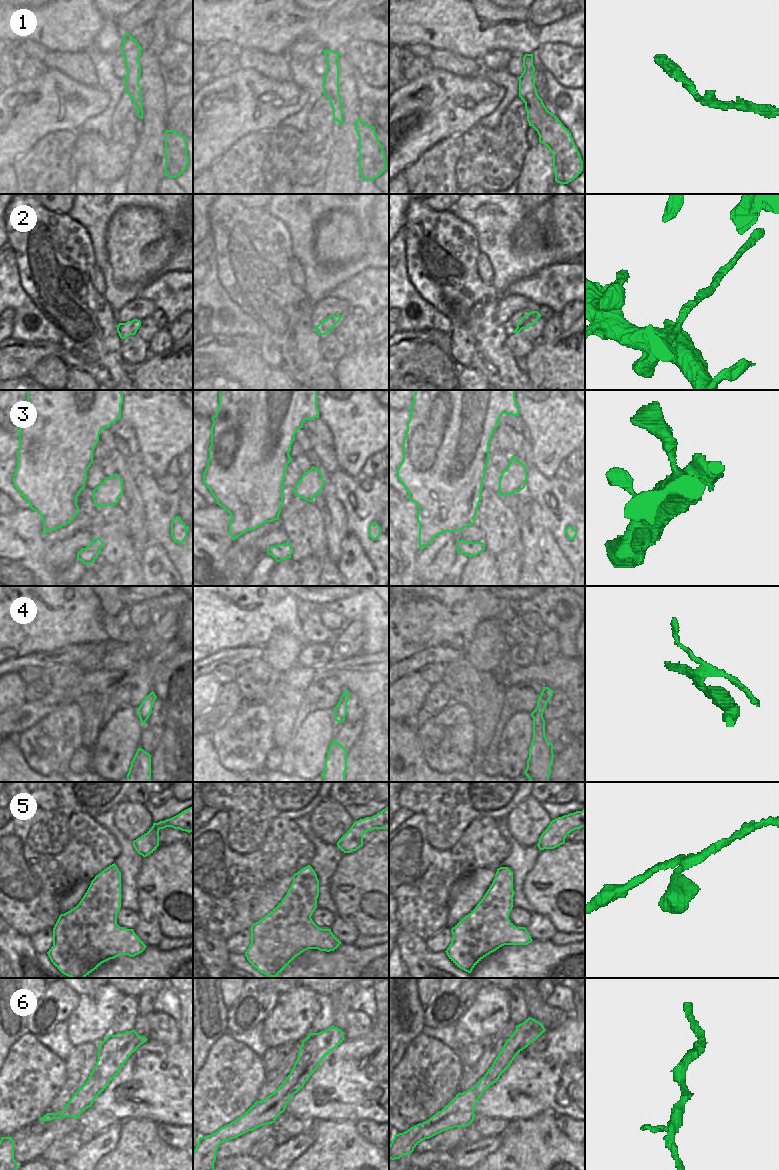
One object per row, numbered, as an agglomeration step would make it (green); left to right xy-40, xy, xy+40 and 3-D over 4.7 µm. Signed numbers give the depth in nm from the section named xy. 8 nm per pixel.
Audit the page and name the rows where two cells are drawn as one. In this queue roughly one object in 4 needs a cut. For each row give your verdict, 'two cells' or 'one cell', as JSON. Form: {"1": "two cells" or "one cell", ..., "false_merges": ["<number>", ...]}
{"1": "one cell", "2": "two cells", "3": "one cell", "4": "two cells", "5": "one cell", "6": "two cells", "false_merges": ["2", "4", "6"]}

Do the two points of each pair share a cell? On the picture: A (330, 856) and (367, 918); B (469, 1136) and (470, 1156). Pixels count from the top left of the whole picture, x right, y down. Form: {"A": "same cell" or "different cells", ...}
{"A": "different cells", "B": "different cells"}

